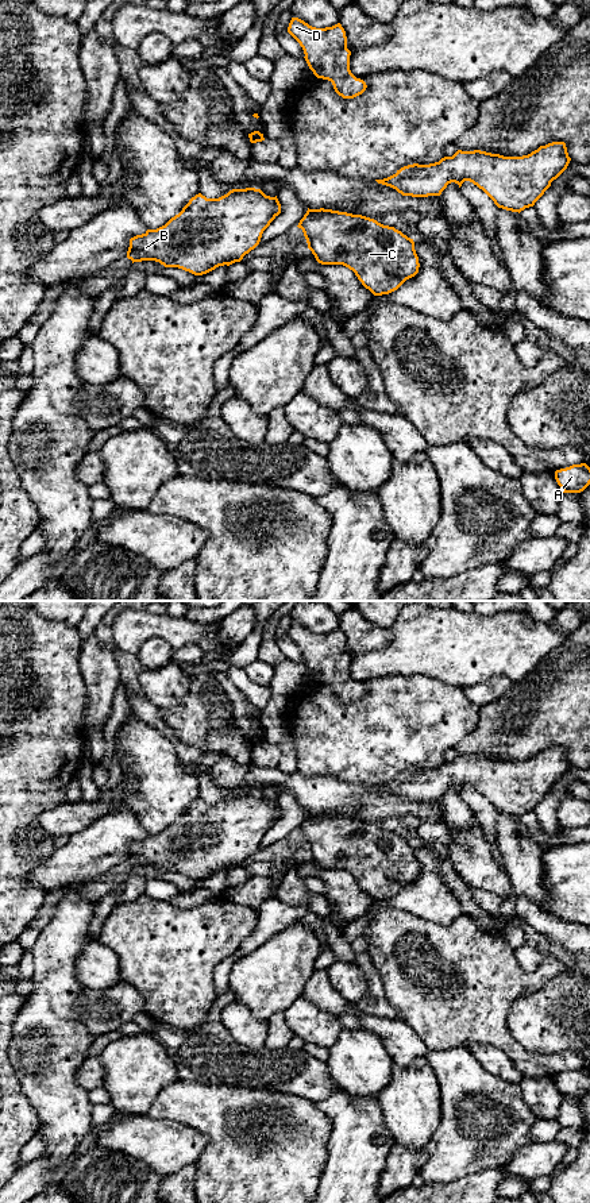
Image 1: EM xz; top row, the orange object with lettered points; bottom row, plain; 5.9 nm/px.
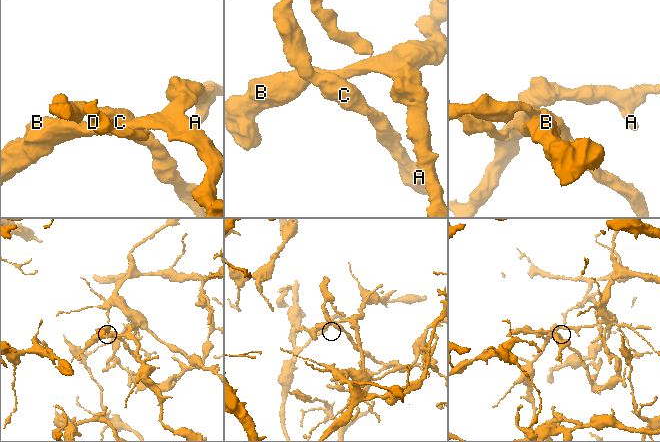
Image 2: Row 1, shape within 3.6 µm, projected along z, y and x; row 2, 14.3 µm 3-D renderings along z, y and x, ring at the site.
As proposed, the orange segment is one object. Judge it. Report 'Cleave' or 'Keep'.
Cleave

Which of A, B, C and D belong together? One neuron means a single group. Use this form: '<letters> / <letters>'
A B / C D

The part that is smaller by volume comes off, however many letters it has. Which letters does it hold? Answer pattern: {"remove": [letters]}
{"remove": ["C", "D"]}

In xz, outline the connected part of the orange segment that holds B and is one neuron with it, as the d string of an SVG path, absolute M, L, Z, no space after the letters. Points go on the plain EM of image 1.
M232 794L219 803L207 803L198 798L165 830L131 843L127 863L132 868L155 865L165 872L203 880L219 871L240 867L259 849L263 836L279 818L277 801L266 801L261 794Z

